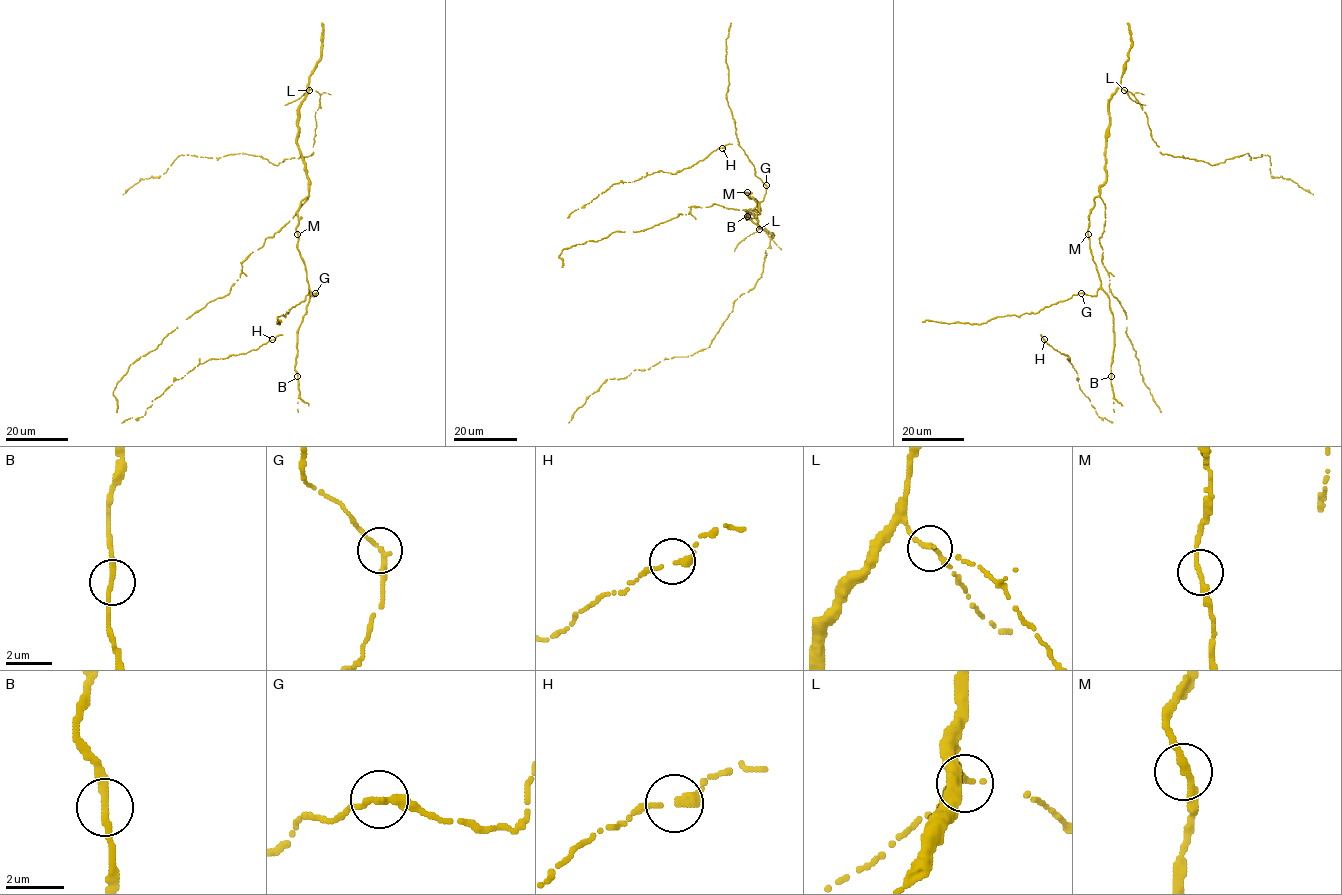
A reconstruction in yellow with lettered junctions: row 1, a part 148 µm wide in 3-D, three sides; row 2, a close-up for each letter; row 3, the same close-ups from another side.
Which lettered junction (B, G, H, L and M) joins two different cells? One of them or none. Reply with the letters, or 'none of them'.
none of them

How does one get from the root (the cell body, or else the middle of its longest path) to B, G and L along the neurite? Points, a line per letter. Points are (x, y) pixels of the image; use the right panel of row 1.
B: (1105, 168), (1106, 179), (1094, 198), (1087, 233), (1101, 289), (1109, 298), (1113, 314), (1111, 376)
G: (1105, 168), (1106, 179), (1094, 198), (1087, 231), (1101, 286), (1096, 296), (1081, 292)
L: (1105, 168), (1109, 100), (1120, 86), (1124, 90)

